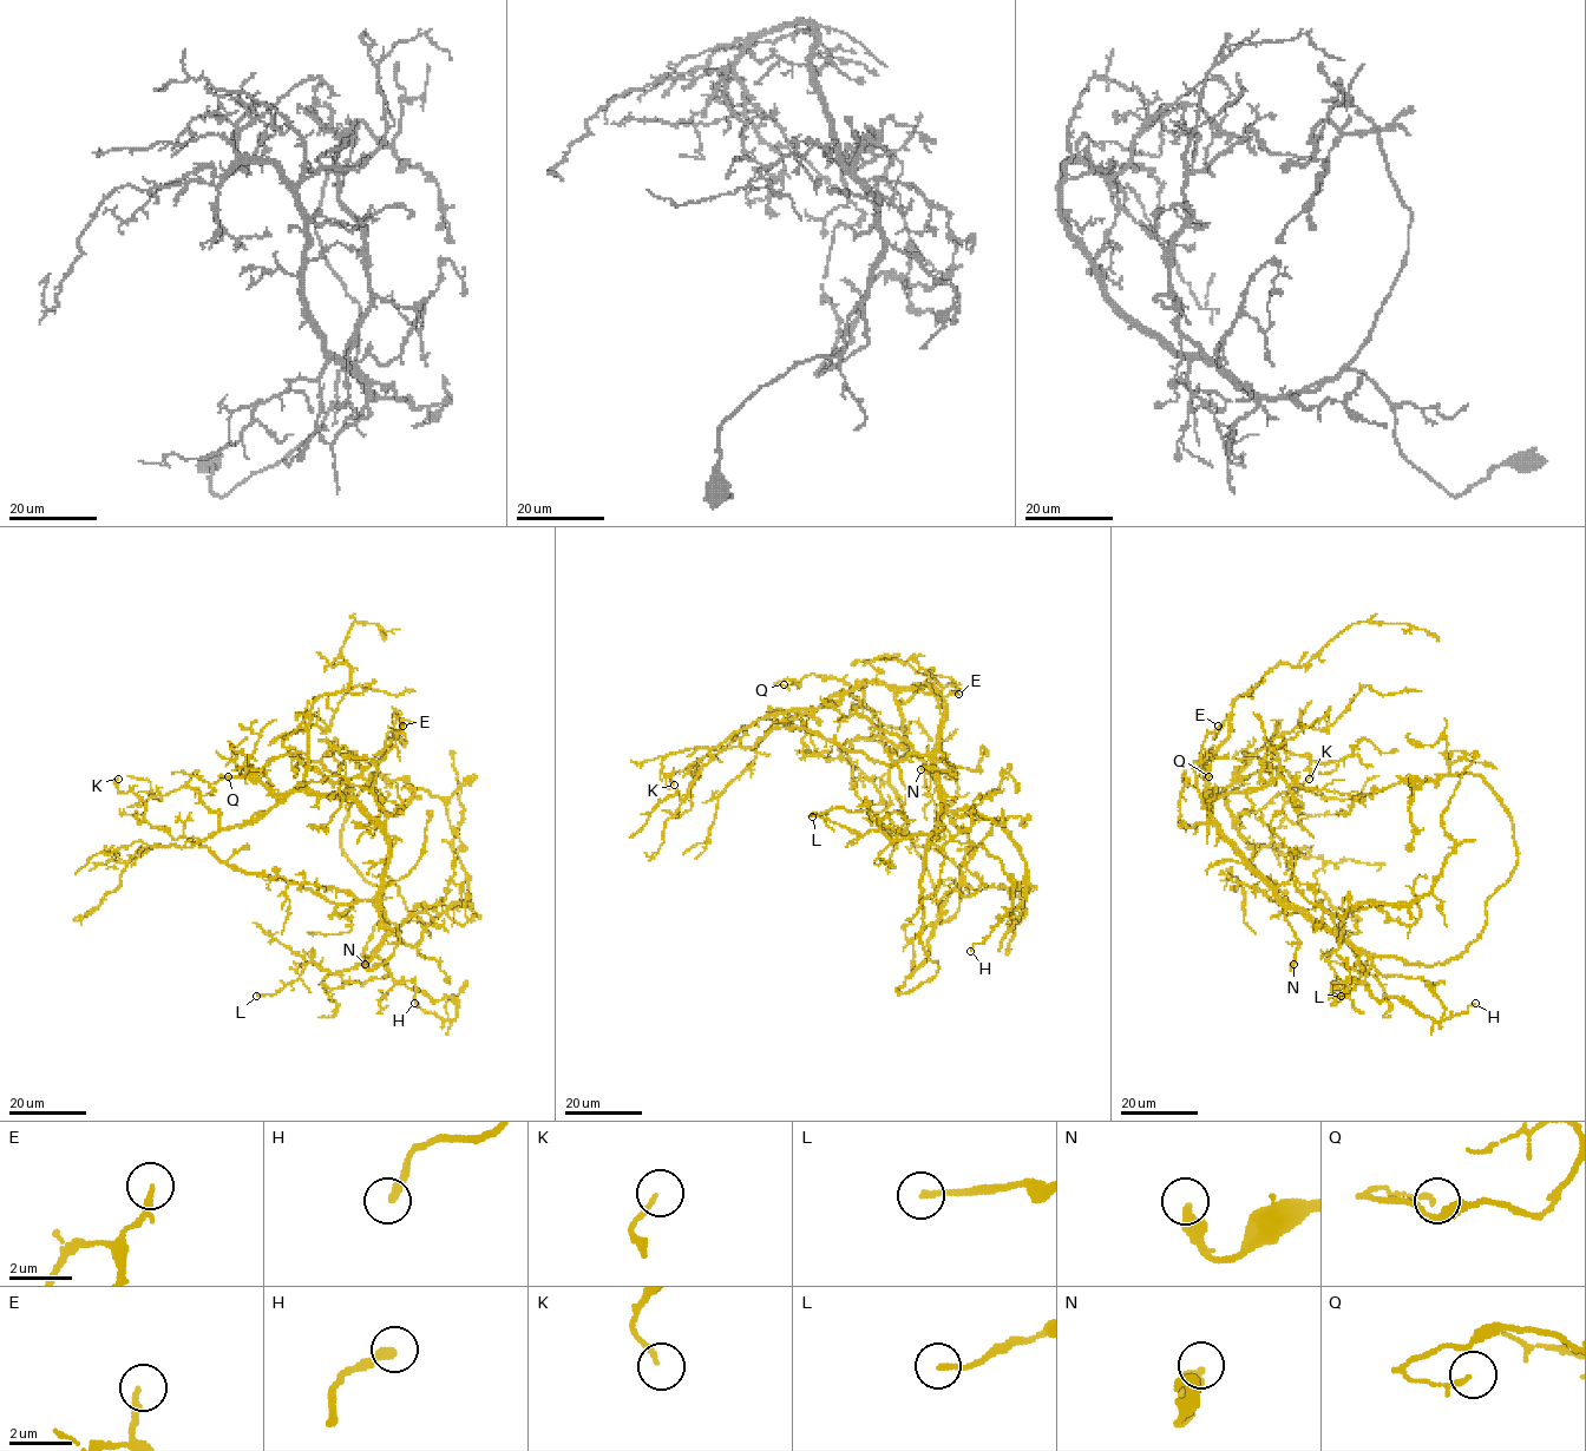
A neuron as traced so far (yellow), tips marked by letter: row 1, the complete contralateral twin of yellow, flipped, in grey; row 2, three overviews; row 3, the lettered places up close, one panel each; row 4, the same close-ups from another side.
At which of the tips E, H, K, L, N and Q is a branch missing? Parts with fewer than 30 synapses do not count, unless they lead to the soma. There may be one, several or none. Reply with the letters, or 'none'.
none

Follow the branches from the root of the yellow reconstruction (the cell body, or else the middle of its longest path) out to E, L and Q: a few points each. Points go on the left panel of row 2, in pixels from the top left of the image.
E: (385, 921), (379, 885), (388, 836), (386, 814), (372, 790), (374, 762), (386, 756), (402, 726)
L: (385, 921), (386, 939), (368, 960), (339, 972), (325, 970), (312, 960), (296, 980), (275, 993), (256, 996)
Q: (385, 921), (386, 838), (349, 799), (308, 789), (305, 753), (228, 776)

